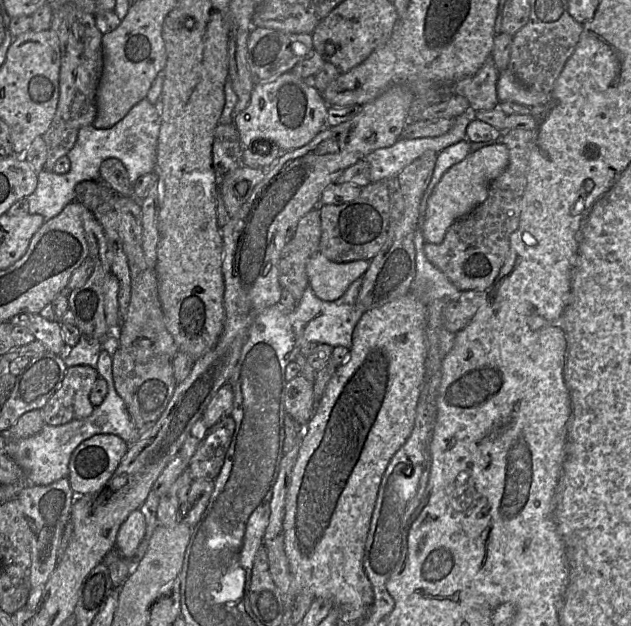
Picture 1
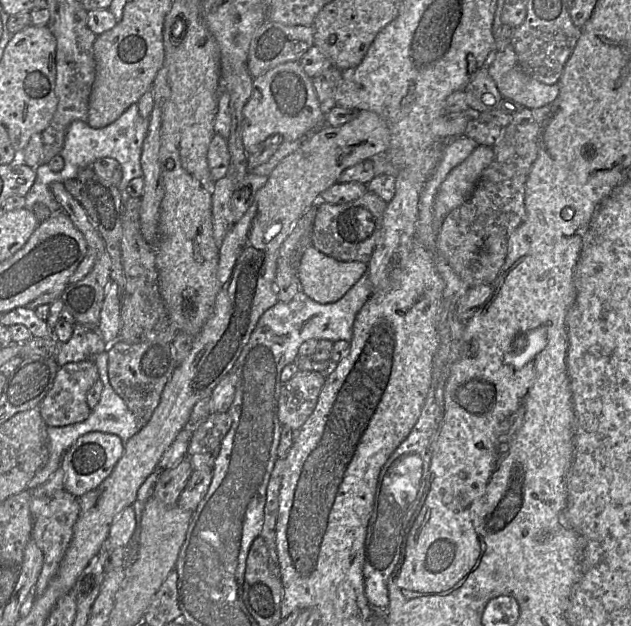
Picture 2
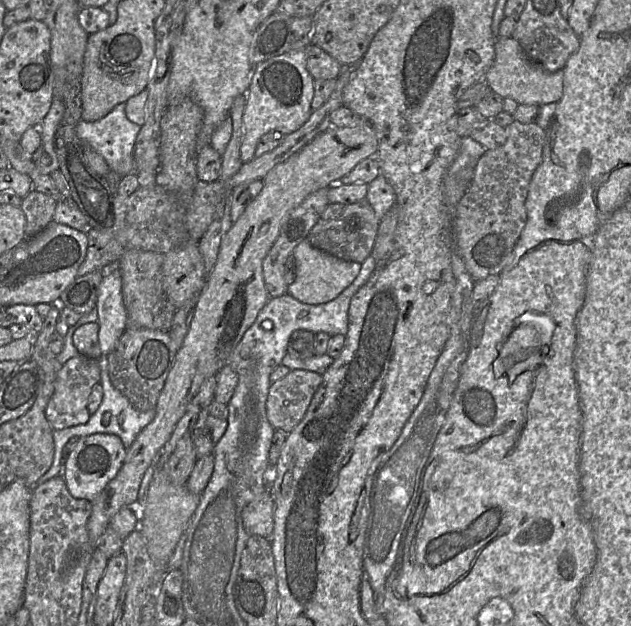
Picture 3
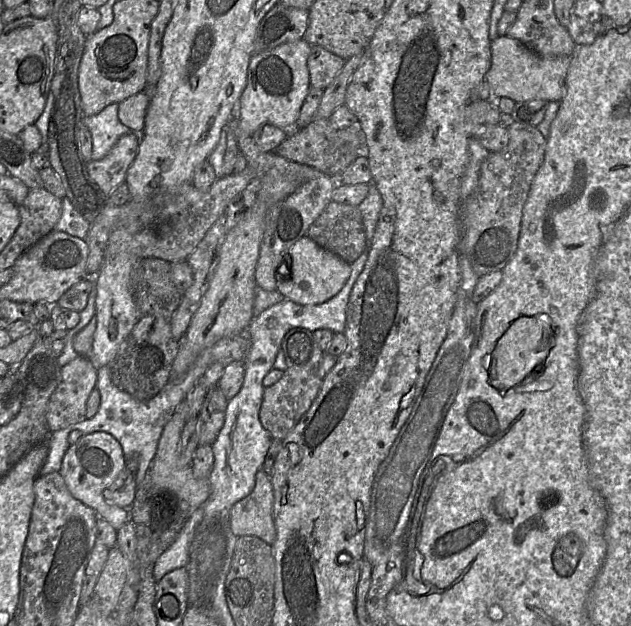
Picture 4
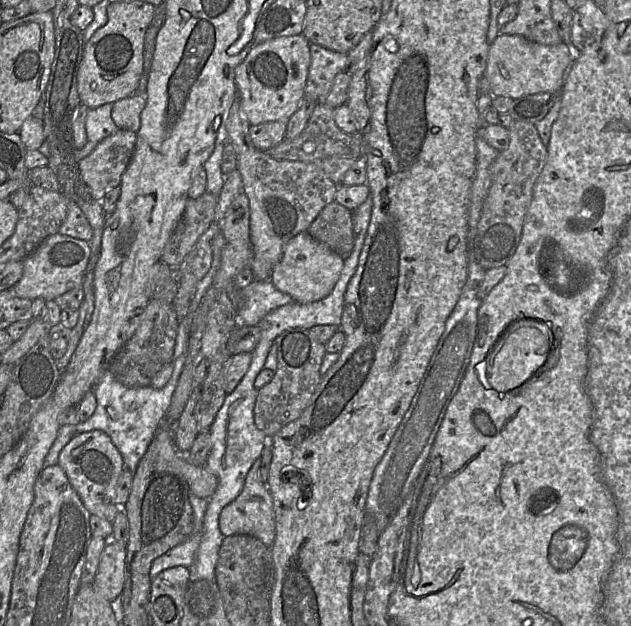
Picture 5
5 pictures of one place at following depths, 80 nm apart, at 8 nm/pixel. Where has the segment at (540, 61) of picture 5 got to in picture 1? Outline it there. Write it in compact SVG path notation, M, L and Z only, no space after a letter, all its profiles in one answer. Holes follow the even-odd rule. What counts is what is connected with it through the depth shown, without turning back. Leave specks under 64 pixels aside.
M507 68L499 72L497 96L500 102L513 102L528 107L544 107L551 94L537 92L522 85Z

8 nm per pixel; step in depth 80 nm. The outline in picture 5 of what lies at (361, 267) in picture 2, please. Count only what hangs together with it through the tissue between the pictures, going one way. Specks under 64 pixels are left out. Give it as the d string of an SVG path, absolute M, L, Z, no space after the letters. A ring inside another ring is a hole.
M303 231L285 244L281 259L272 269L270 281L295 302L315 302L331 293L342 272L344 260L307 231Z

